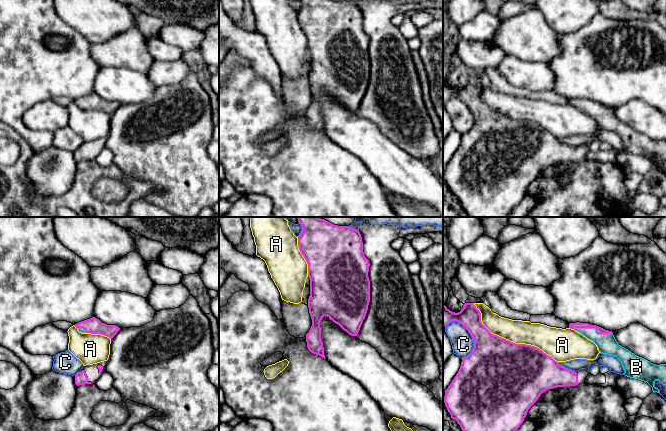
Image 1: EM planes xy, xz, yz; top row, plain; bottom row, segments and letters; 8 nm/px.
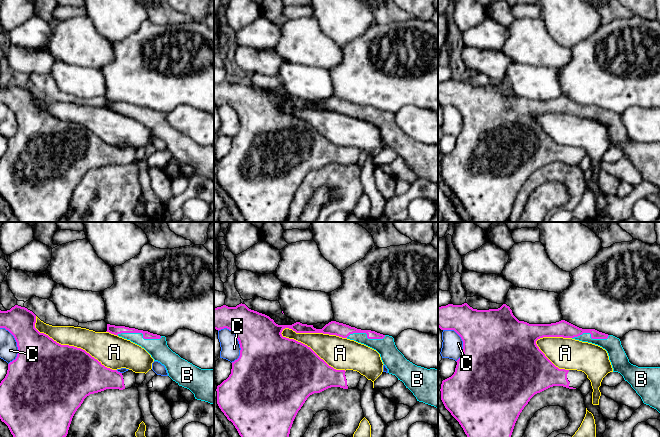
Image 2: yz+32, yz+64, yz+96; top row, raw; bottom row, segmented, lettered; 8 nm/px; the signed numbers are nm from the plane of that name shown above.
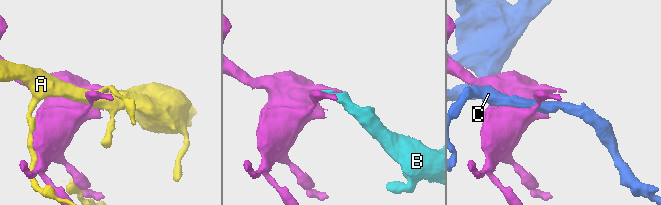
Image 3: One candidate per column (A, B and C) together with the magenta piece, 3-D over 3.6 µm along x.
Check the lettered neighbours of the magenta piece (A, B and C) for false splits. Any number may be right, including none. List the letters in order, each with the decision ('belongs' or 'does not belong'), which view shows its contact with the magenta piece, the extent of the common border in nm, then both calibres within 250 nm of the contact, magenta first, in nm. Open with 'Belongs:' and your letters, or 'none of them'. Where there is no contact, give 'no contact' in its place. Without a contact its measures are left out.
Belongs: B
A: does not belong; meets magenta in yz; contact 850 nm long; 500 nm thick on the magenta side, 190 nm on the other
B: belongs; meets magenta in yz; contact 320 nm long; 60 nm thick on the magenta side, 160 nm on the other
C: does not belong; meets magenta in yz; contact 320 nm long; 300 nm thick on the magenta side, 180 nm on the other

